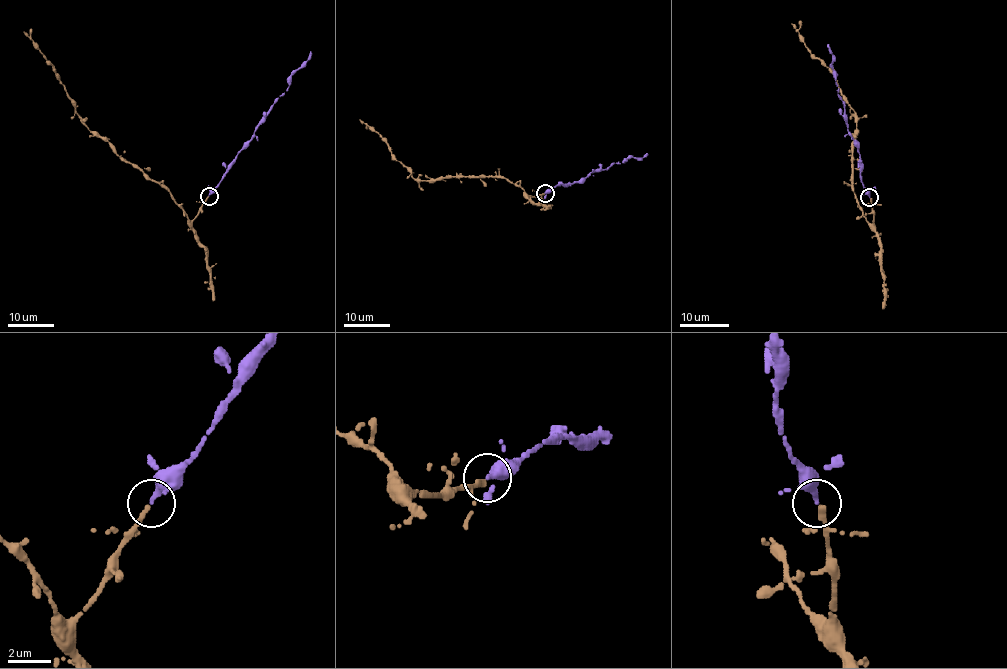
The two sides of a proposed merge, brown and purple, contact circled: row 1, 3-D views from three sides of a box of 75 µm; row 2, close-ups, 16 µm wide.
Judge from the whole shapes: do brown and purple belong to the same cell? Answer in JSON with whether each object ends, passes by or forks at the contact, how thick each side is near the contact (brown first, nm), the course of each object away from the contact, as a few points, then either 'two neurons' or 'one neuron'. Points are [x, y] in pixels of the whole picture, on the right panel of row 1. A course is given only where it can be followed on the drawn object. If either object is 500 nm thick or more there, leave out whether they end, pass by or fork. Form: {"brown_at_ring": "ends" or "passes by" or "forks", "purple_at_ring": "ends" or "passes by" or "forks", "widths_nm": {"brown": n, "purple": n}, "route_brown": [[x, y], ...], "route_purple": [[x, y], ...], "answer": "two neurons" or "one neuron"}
{"brown_at_ring": "ends", "purple_at_ring": "ends", "widths_nm": {"brown": 280, "purple": 280}, "route_brown": [[870, 198], [873, 214], [871, 225], [853, 190], [856, 114], [842, 94], [833, 73], [810, 53], [792, 23]], "route_purple": [[870, 198], [861, 182], [859, 147], [848, 131], [844, 103], [838, 94], [832, 54], [827, 44]], "answer": "one neuron"}

